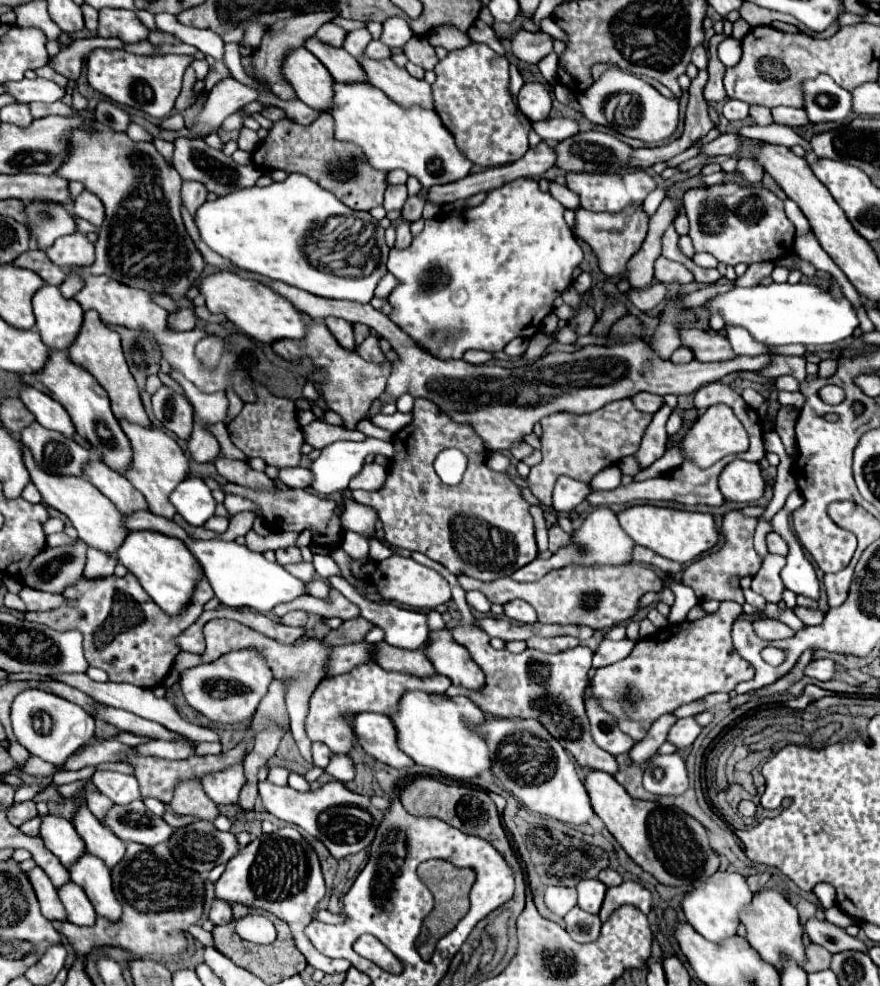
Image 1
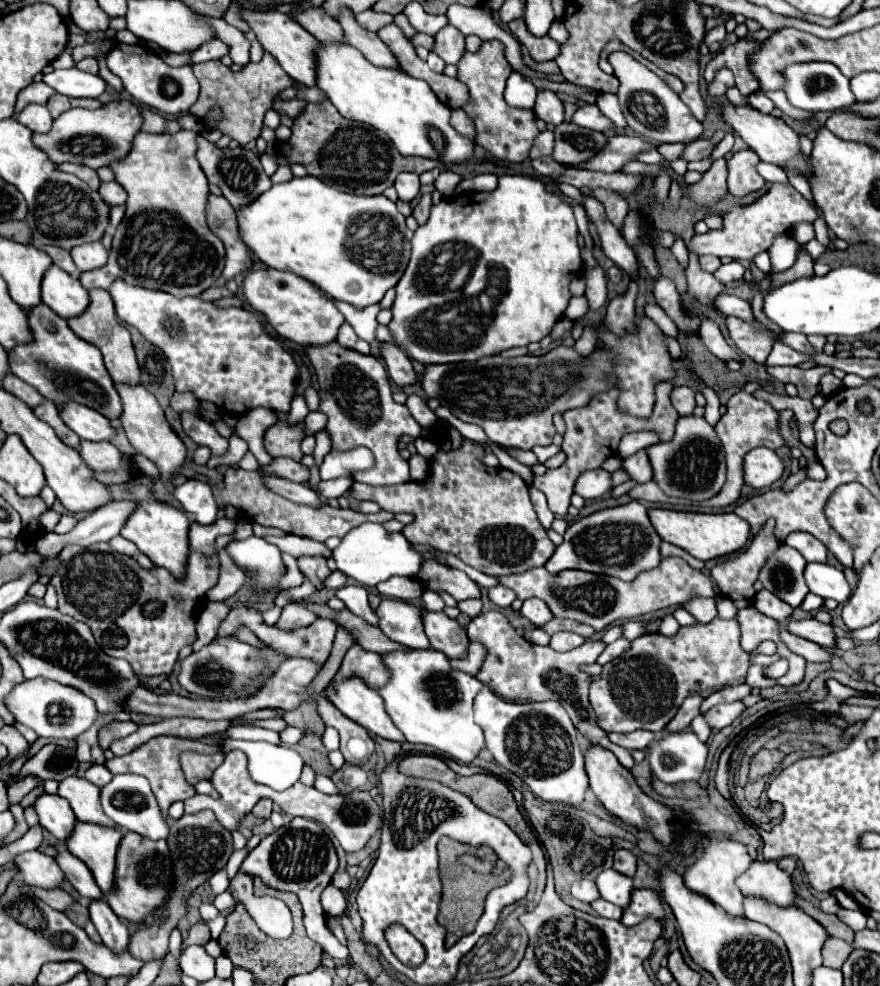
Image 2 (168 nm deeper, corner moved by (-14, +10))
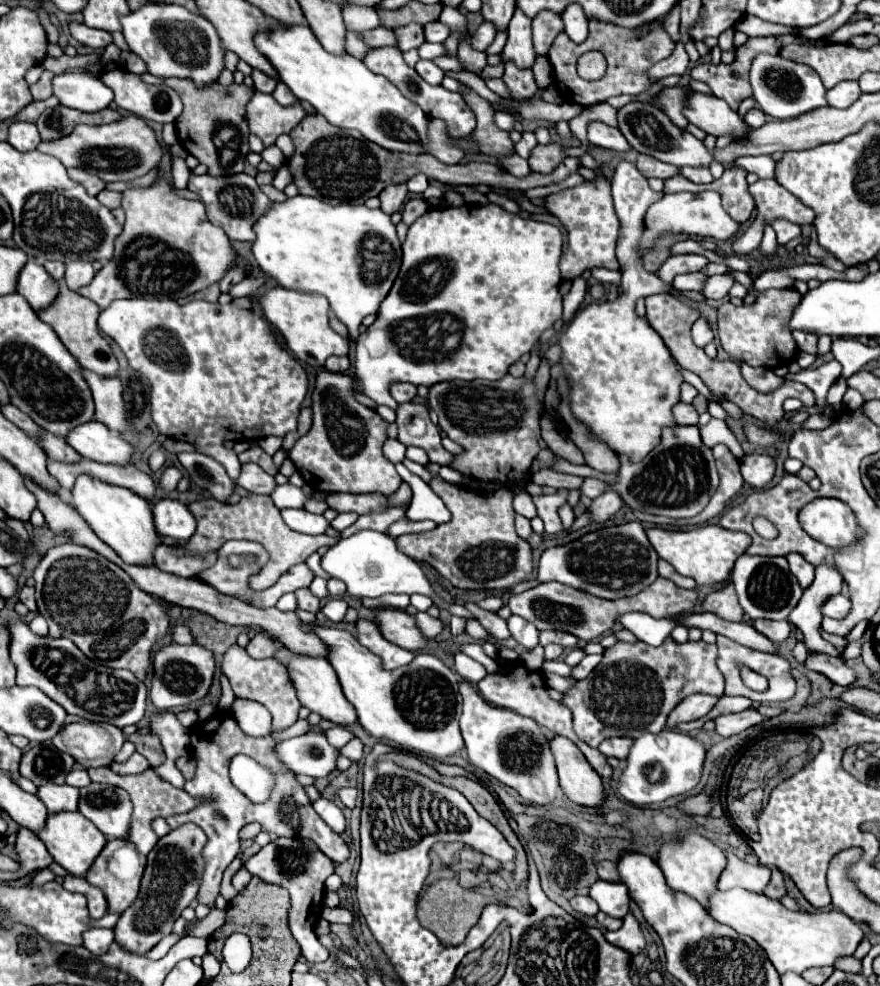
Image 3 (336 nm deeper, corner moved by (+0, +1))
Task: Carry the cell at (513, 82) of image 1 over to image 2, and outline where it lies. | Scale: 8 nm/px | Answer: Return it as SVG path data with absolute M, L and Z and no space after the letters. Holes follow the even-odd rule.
M513 72L507 80L507 88L505 88L505 100L509 106L515 108L533 108L535 104L535 94L537 88L531 80L527 80L523 74Z

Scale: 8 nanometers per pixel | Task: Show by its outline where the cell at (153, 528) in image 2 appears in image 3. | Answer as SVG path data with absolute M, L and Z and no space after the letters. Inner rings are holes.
M79 475L73 489L73 507L87 521L87 525L97 533L101 541L111 545L125 563L133 565L153 565L151 553L159 545L159 535L153 527L153 515L149 503L135 491L119 485L105 483L93 475Z

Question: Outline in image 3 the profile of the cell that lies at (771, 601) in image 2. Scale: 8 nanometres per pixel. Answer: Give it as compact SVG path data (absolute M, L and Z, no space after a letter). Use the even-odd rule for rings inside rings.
M757 619L753 623L753 627L763 633L767 639L771 639L773 643L781 643L791 635L791 625L789 621L769 621L769 619Z

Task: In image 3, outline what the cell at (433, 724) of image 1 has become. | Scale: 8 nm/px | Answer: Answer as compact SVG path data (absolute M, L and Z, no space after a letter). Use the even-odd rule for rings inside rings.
M303 623L305 631L315 633L327 647L327 661L337 671L343 695L355 707L357 721L379 741L389 741L401 751L443 761L463 749L459 731L461 695L459 675L445 667L433 655L415 655L415 659L399 669L385 671L381 661L365 649L349 631L337 627L321 627Z

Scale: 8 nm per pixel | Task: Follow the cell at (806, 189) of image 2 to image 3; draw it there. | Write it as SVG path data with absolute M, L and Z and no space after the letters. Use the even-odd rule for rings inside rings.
M765 155L765 157L741 157L735 161L735 167L745 169L747 173L755 173L763 179L775 175L775 161L769 155Z

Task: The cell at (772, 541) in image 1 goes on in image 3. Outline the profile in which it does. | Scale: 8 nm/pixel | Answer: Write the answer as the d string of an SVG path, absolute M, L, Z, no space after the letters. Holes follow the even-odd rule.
M791 553L787 555L787 561L789 561L789 567L791 567L791 573L797 577L801 589L807 589L811 583L813 583L813 571L815 567L811 563L807 563L801 555L797 553Z

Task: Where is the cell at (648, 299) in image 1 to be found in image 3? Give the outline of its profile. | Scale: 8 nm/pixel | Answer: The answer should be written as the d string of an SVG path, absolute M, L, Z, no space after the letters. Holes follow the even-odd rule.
M659 293L659 295L649 295L645 299L647 303L647 321L651 323L651 327L663 337L665 345L669 347L671 355L675 357L675 361L687 369L687 371L693 371L697 373L703 383L711 389L711 393L721 401L733 401L741 407L743 413L763 421L767 427L775 429L777 424L785 415L783 409L783 402L789 397L797 397L803 401L805 407L813 407L815 405L815 395L809 387L805 387L803 383L797 383L797 381L789 381L785 379L781 387L777 387L775 391L769 391L769 393L759 393L755 391L753 387L747 385L747 381L743 379L741 371L739 371L739 363L733 361L733 359L727 359L727 361L719 361L719 359L711 359L705 355L705 351L701 347L697 347L691 339L691 325L695 323L695 319L699 319L699 309L691 307L689 303L681 301L677 295L669 295L669 293Z

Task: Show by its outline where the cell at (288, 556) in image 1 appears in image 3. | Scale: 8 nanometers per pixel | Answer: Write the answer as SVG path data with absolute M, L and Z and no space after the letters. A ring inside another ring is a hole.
M299 589L299 591L295 591L295 595L297 595L297 601L299 601L301 609L305 609L309 613L319 613L321 601L309 589Z

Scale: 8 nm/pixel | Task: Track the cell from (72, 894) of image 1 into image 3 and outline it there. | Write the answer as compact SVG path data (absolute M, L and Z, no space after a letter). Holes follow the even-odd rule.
M89 929L83 933L83 945L89 949L93 955L103 955L107 953L109 945L113 943L113 931L111 929Z

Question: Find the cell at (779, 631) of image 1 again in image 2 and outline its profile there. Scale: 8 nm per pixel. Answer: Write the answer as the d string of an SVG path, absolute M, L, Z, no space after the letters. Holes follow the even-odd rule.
M805 618L805 620L789 620L785 624L785 628L791 632L791 634L797 634L805 640L811 640L823 648L831 648L835 644L835 634L833 634L833 628L831 624L823 624L815 618Z

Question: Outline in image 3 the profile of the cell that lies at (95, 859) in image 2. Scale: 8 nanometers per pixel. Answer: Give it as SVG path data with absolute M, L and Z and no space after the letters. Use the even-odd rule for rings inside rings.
M73 811L73 813L51 813L47 817L45 827L41 831L37 831L37 837L45 843L47 851L55 859L55 863L59 863L71 875L77 875L77 877L85 877L89 867L93 865L93 859L101 853L101 849L107 843L107 839L97 831L97 827L89 819L81 817L79 811Z

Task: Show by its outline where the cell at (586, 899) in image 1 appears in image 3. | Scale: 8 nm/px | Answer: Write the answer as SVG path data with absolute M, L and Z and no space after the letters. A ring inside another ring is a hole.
M599 879L593 883L589 895L599 905L599 909L611 917L625 917L629 913L629 895L623 883L609 883Z

